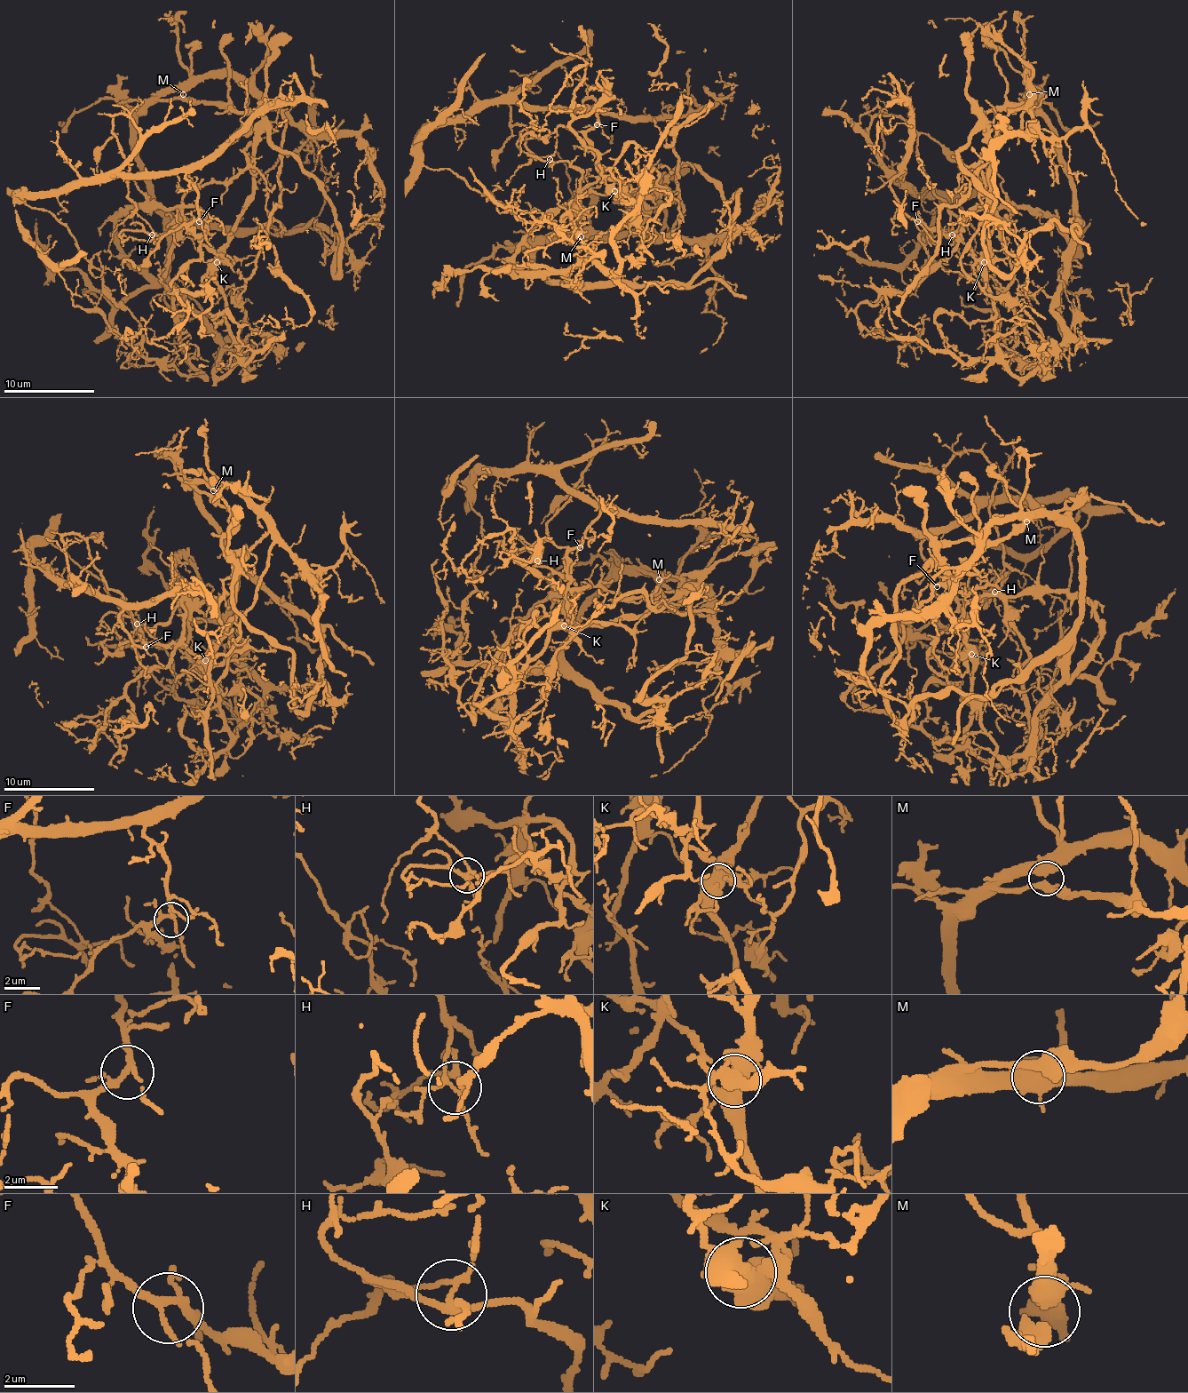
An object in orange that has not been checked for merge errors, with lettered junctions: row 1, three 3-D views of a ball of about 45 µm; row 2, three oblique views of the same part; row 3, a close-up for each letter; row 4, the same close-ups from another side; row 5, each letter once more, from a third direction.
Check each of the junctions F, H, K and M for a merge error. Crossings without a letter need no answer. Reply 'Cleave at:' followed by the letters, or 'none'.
Cleave at: H, K

